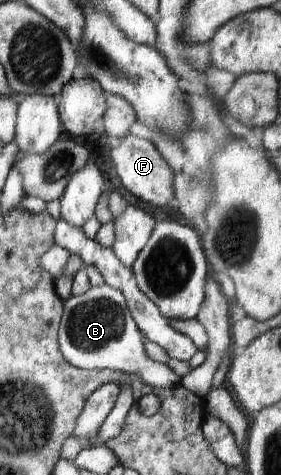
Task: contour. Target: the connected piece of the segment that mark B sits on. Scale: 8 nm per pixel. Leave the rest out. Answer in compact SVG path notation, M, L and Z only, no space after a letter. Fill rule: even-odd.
M105 283L91 286L87 292L65 300L65 311L60 319L59 344L61 353L77 368L139 374L147 385L156 388L181 384L181 378L167 364L160 364L147 356L143 335L124 295Z

